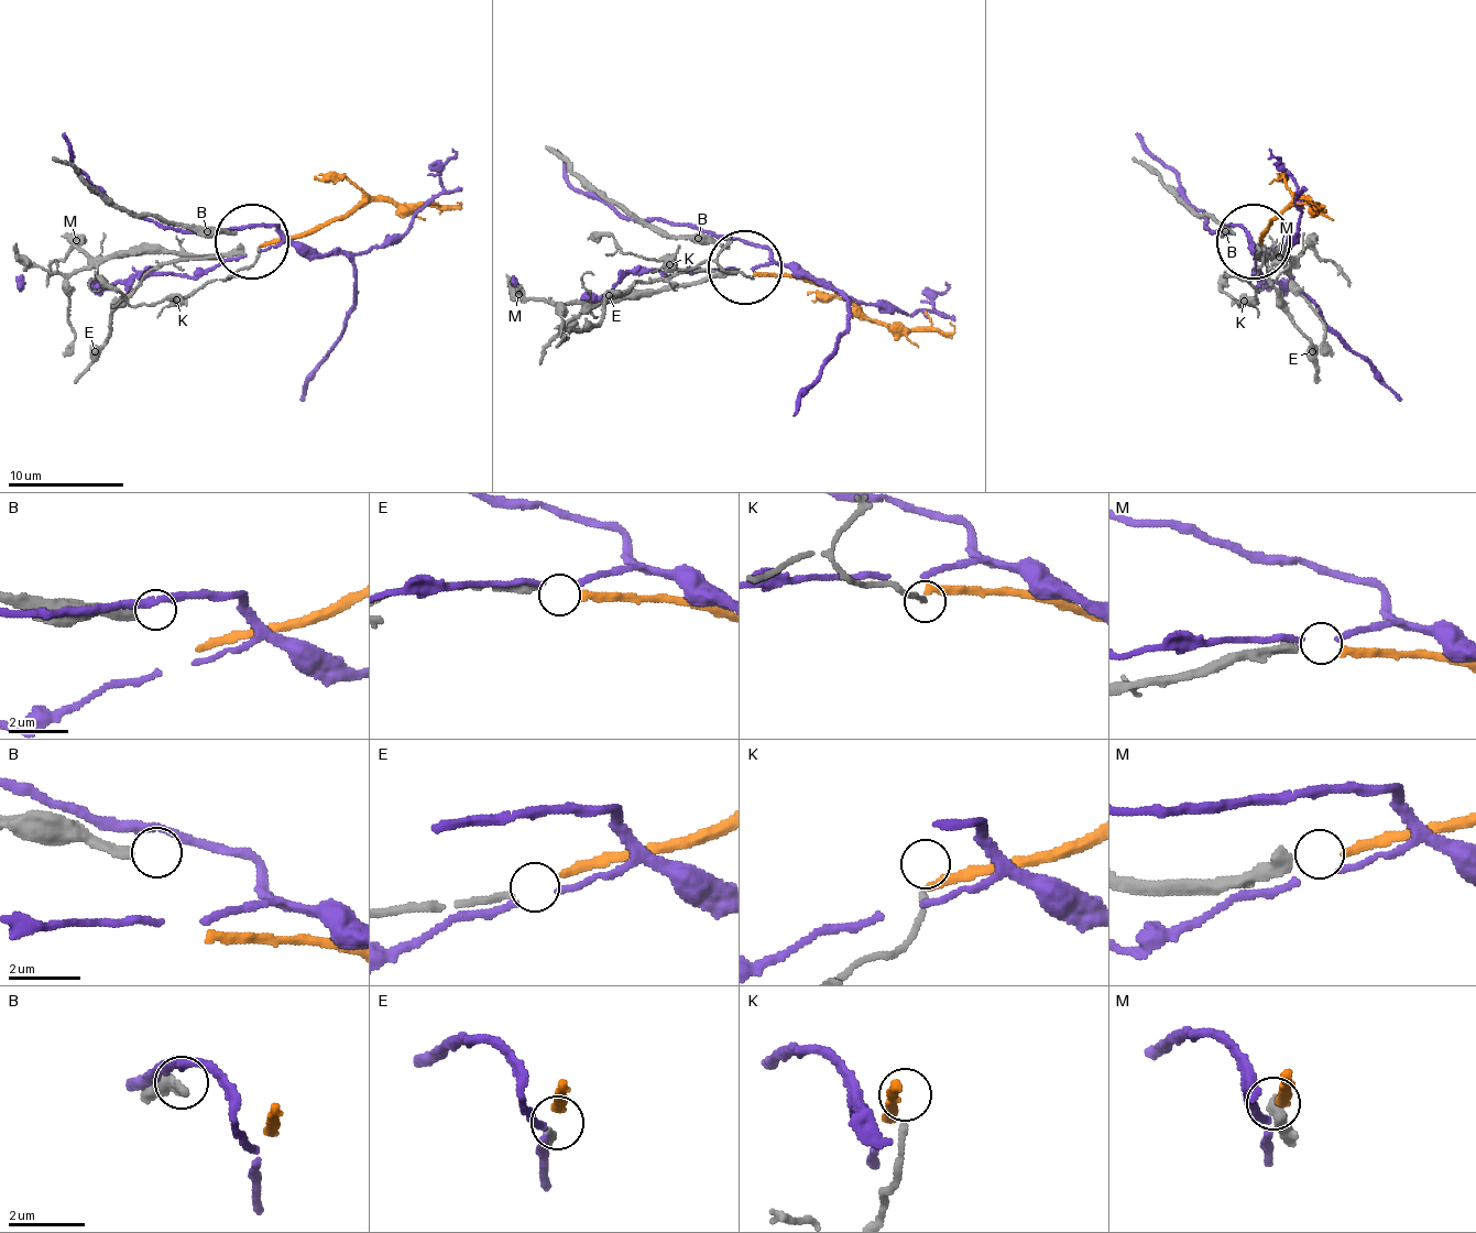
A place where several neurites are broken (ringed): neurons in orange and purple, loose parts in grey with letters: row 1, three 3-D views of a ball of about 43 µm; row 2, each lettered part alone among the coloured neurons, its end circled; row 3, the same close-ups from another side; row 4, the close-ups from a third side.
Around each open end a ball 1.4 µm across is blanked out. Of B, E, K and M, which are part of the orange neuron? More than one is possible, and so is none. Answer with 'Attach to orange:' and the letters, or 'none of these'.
Attach to orange: M

